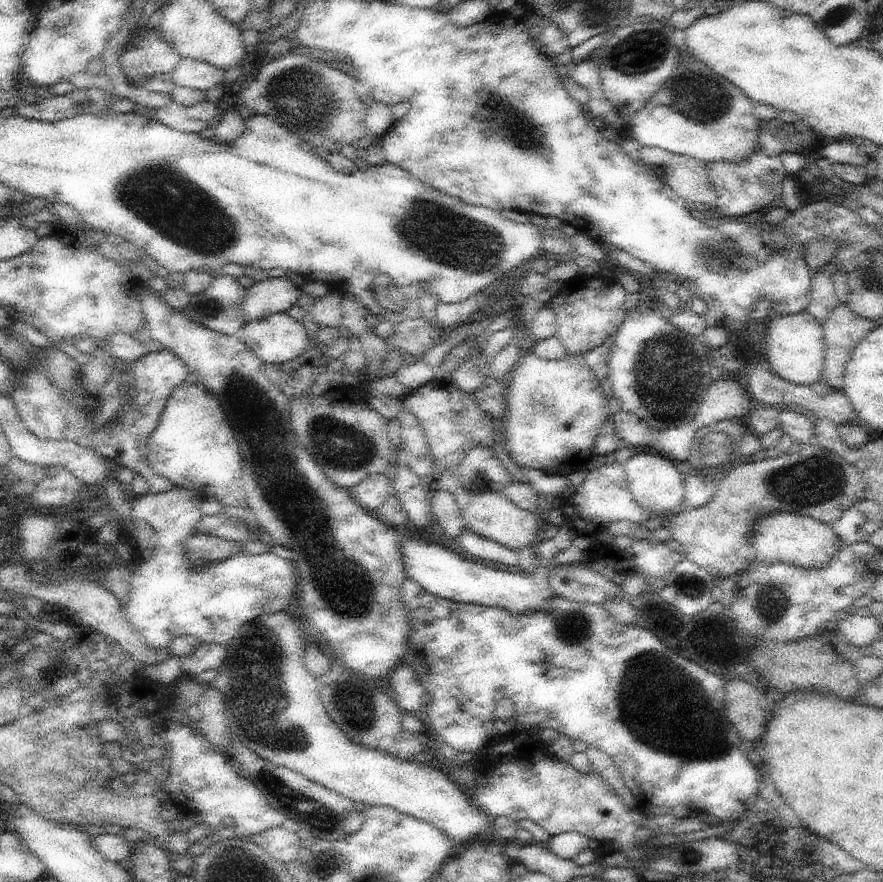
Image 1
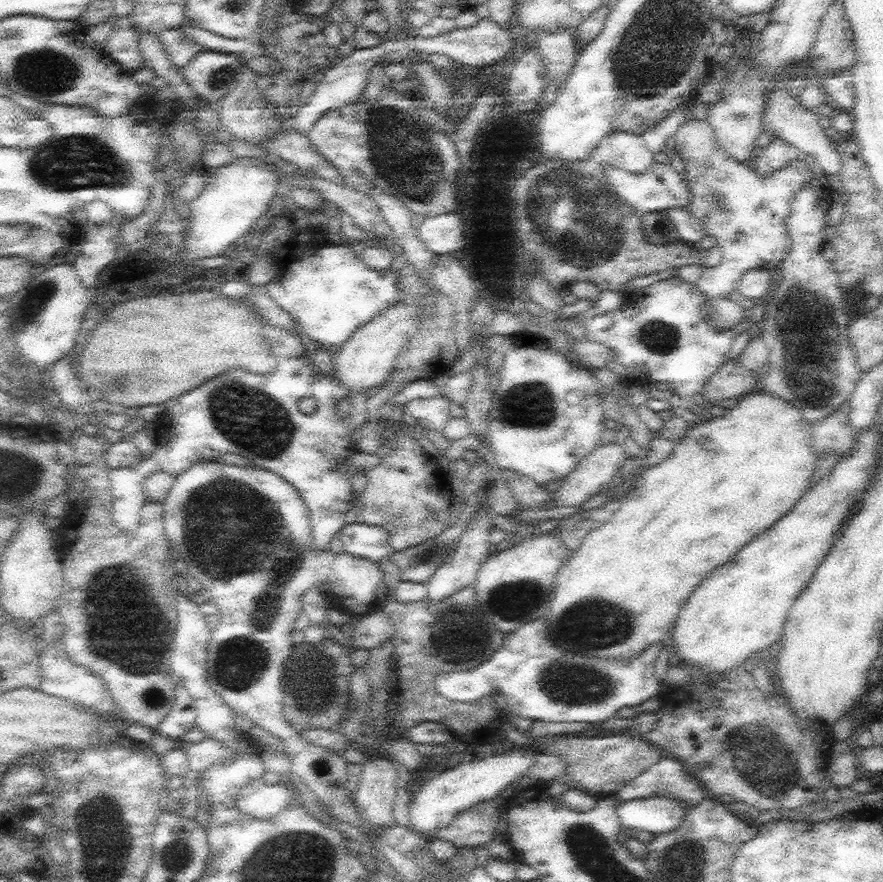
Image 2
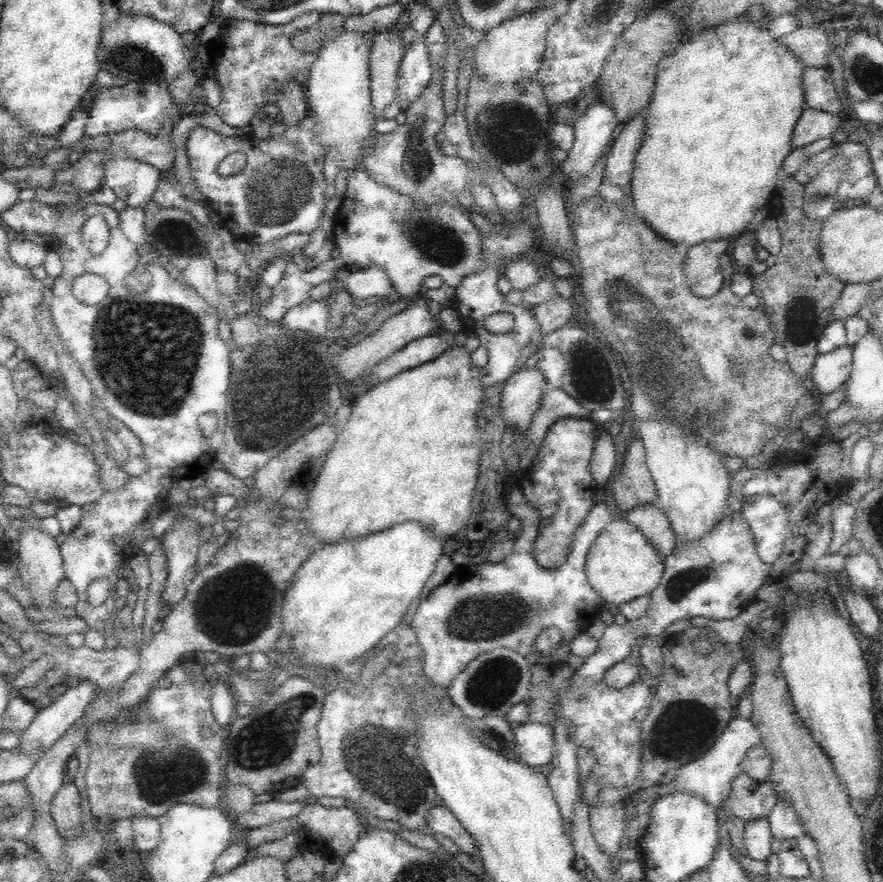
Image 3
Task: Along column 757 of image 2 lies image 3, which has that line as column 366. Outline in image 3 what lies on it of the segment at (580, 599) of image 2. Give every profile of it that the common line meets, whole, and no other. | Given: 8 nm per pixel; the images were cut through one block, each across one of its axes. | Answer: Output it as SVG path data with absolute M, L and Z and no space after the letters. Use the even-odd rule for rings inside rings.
M452 346L440 358L404 370L386 382L364 390L352 406L352 414L326 454L324 468L314 484L304 514L308 530L324 544L380 532L404 520L422 522L442 542L460 536L472 516L472 500L480 472L478 412L484 396L480 368L472 364L466 348Z

